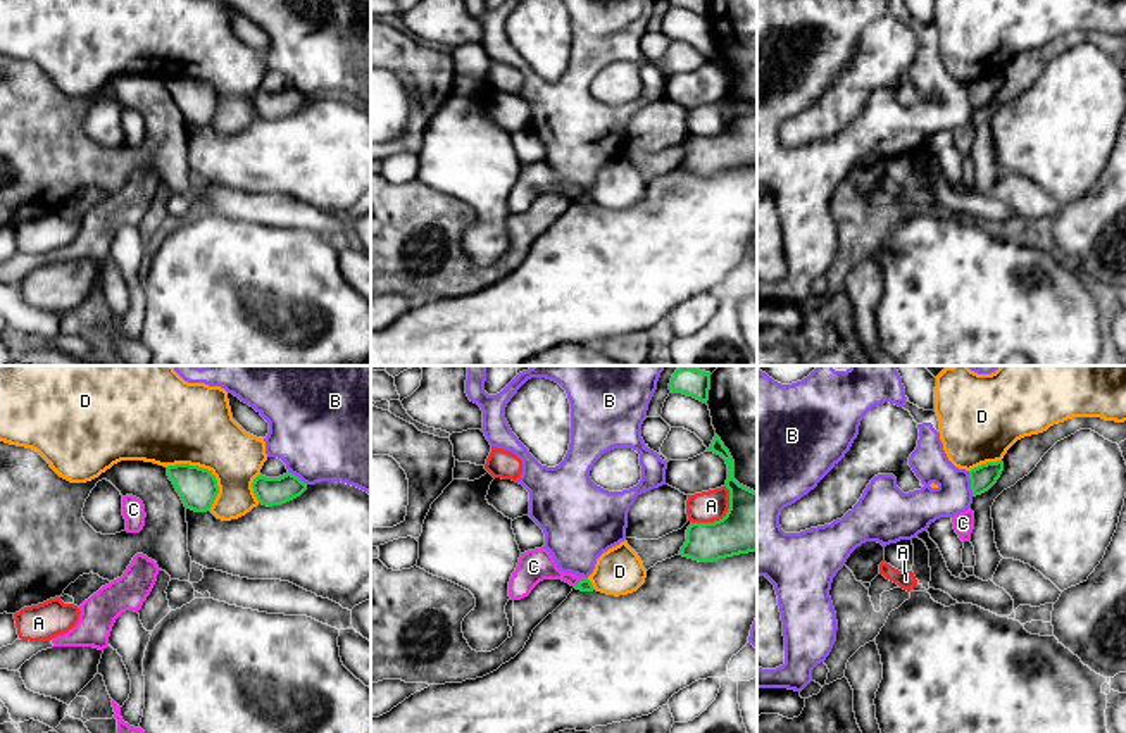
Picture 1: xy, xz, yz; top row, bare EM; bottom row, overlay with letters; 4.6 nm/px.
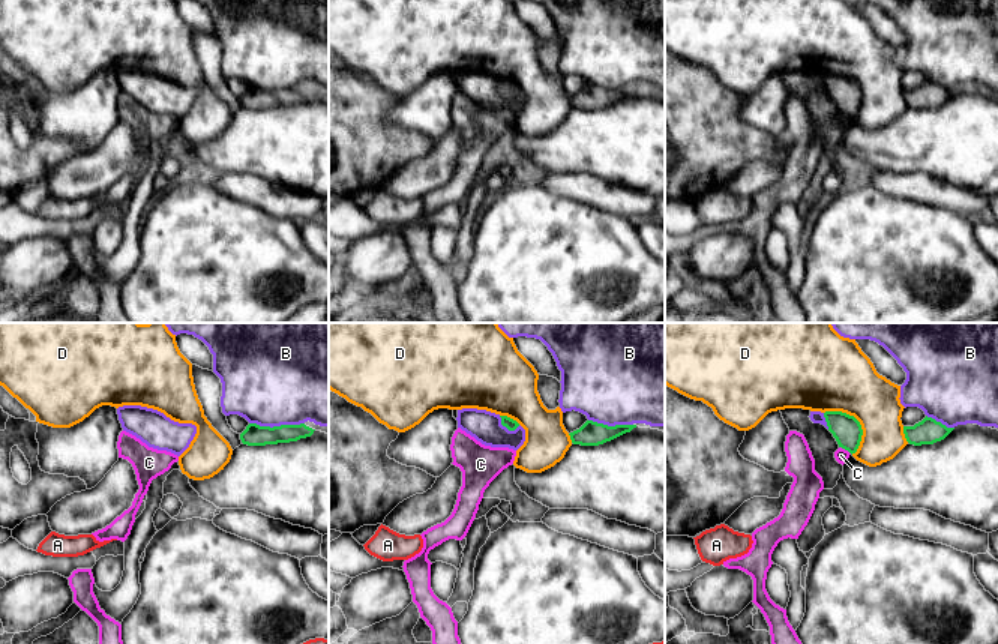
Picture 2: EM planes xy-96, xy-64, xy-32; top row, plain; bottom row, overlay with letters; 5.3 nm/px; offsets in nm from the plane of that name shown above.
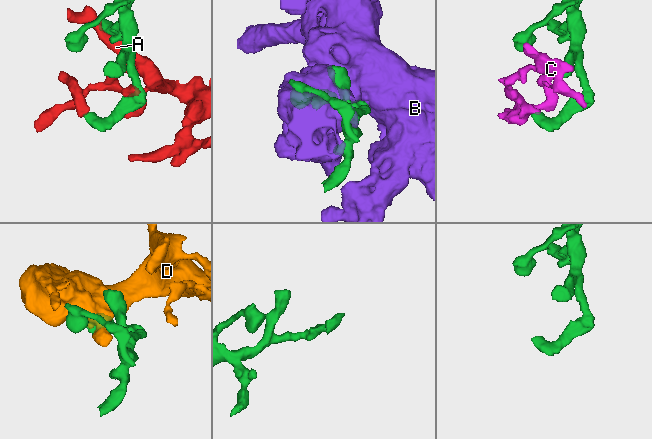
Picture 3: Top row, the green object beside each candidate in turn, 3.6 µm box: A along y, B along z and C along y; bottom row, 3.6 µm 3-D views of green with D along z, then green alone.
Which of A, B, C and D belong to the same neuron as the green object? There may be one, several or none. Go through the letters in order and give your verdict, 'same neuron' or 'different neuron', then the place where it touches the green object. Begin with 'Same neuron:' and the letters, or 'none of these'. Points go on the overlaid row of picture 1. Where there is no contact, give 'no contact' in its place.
Same neuron: none of these
A: different neuron | xz (725, 516)
B: different neuron | yz (971, 483)
C: different neuron | xz (580, 582)
D: different neuron | xy (207, 469)

